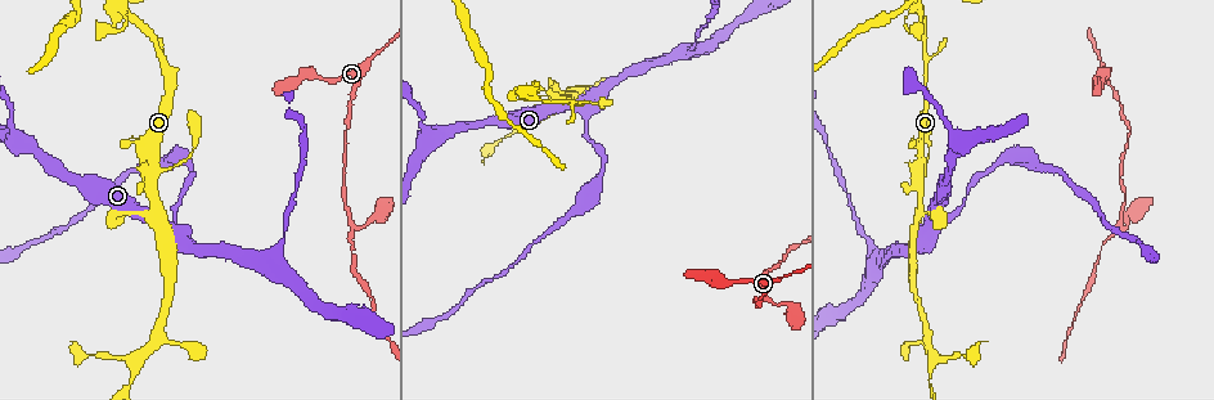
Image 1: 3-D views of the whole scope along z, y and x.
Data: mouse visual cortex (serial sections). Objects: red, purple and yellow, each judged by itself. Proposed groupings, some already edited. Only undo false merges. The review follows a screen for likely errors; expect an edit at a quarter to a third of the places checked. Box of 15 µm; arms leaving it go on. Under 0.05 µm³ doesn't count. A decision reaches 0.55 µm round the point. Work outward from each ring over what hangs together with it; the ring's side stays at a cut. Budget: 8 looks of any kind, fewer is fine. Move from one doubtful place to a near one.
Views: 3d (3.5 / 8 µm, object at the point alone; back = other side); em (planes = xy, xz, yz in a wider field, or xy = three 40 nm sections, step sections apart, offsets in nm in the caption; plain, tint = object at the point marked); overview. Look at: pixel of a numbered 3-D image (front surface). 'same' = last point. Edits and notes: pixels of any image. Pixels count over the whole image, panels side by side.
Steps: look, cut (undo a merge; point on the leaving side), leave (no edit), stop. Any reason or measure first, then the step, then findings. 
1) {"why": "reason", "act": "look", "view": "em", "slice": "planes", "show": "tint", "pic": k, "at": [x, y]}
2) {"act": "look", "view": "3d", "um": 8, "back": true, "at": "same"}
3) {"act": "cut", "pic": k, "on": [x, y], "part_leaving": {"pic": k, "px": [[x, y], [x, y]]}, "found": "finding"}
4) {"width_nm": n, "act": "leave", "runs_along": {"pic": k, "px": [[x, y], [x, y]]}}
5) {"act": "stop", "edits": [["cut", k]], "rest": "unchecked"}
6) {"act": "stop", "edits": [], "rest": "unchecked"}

{"why": "sudden change in width", "act": "look", "view": "3d", "um": 8, "pic": 1, "at": [936, 233]}

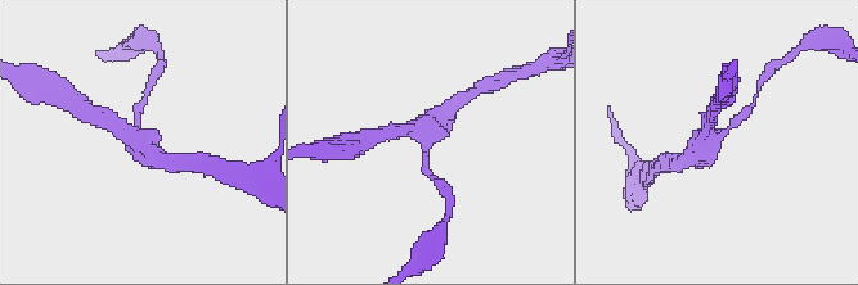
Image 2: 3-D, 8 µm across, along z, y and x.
{"why": "closer look", "act": "look", "view": "3d", "um": 3.5, "pic": 2, "at": [721, 139]}

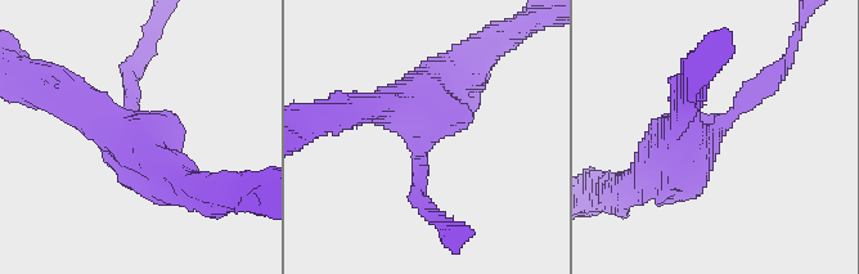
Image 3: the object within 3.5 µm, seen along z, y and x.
{"act": "look", "view": "em", "slice": "xy", "step": 3, "show": "tint", "pic": 3, "at": [428, 133]}

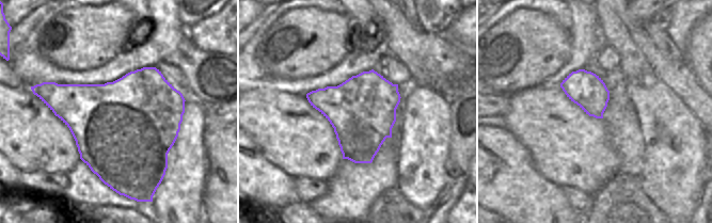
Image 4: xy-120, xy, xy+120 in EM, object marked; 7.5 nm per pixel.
{"act": "leave", "runs_along": {"pic": 3, "px": [[349, 111], [427, 117], [419, 176]]}, "found": "one cell here"}

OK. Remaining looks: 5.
{"why": "calibre changes", "act": "look", "view": "3d", "um": 3.5, "pic": 1, "at": [121, 6]}

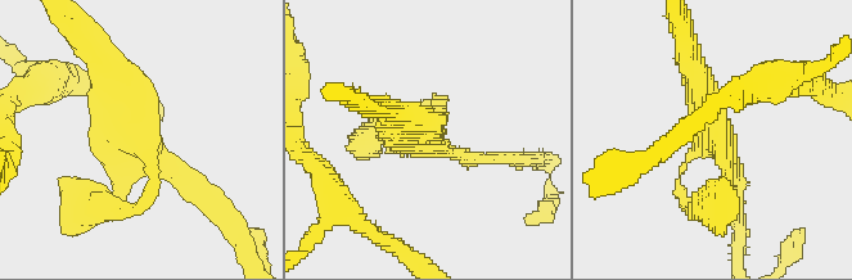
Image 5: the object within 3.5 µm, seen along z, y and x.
{"why": "need the tissue", "act": "look", "view": "em", "slice": "xy", "step": 5, "show": "tint", "pic": 5, "at": [433, 135]}

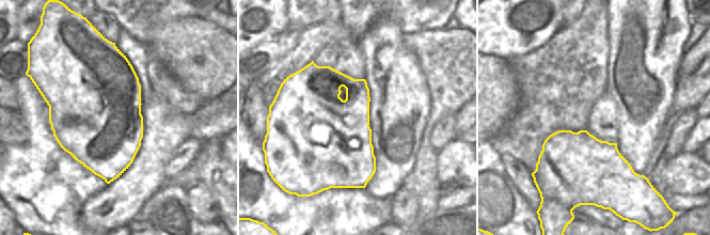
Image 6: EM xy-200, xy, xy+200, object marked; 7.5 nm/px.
{"act": "leave", "runs_along": {"pic": 5, "px": [[204, 197], [134, 129], [149, 86]]}, "found": "continuous, no second cell"}

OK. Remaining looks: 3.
{"why": "sharp bend", "act": "look", "view": "3d", "um": 3.5, "pic": 1, "at": [873, 259]}

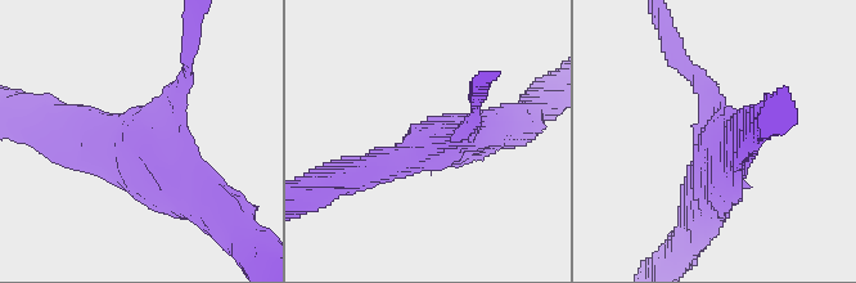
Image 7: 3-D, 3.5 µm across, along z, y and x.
{"why": "now the EM", "act": "look", "view": "em", "slice": "xy", "step": 5, "show": "plain", "pic": 7, "at": [449, 141]}

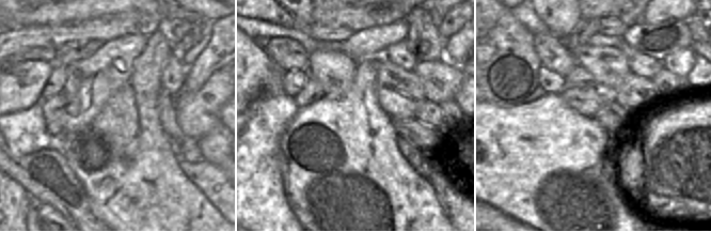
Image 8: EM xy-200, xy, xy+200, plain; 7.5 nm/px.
{"why": "where the object lies", "act": "look", "view": "em", "slice": "xy", "step": 5, "show": "tint", "at": "same"}

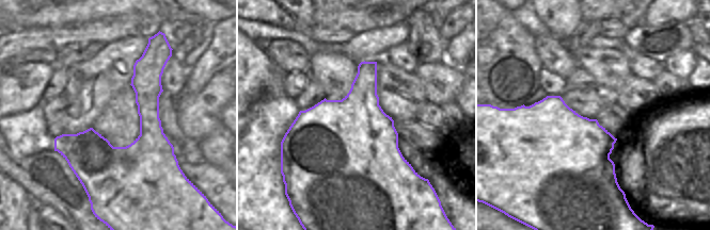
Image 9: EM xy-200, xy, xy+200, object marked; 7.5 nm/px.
{"act": "leave", "runs_along": {"pic": 7, "px": [[67, 118], [142, 138], [201, 197]]}, "found": "one cell here"}

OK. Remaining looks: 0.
{"act": "stop", "edits": [], "rest": "unchecked"}

